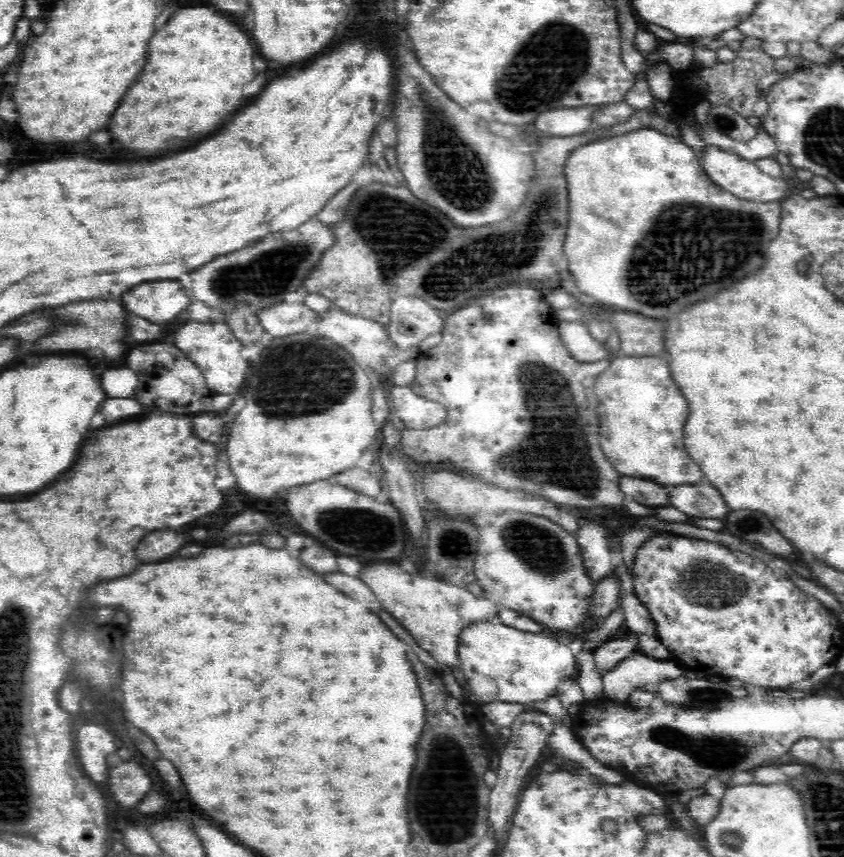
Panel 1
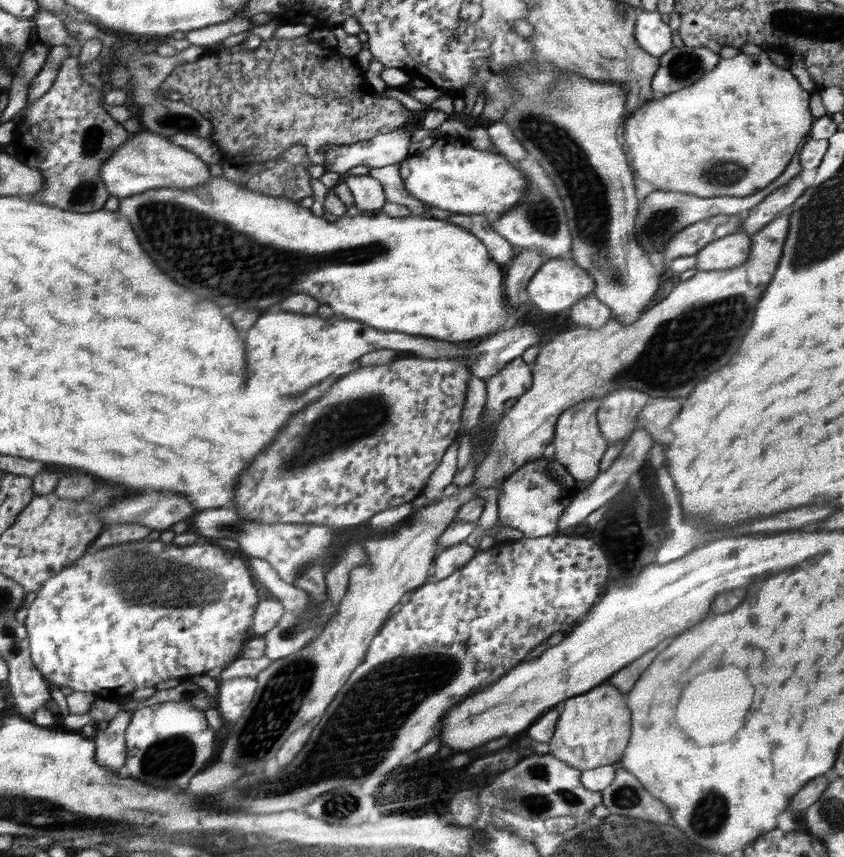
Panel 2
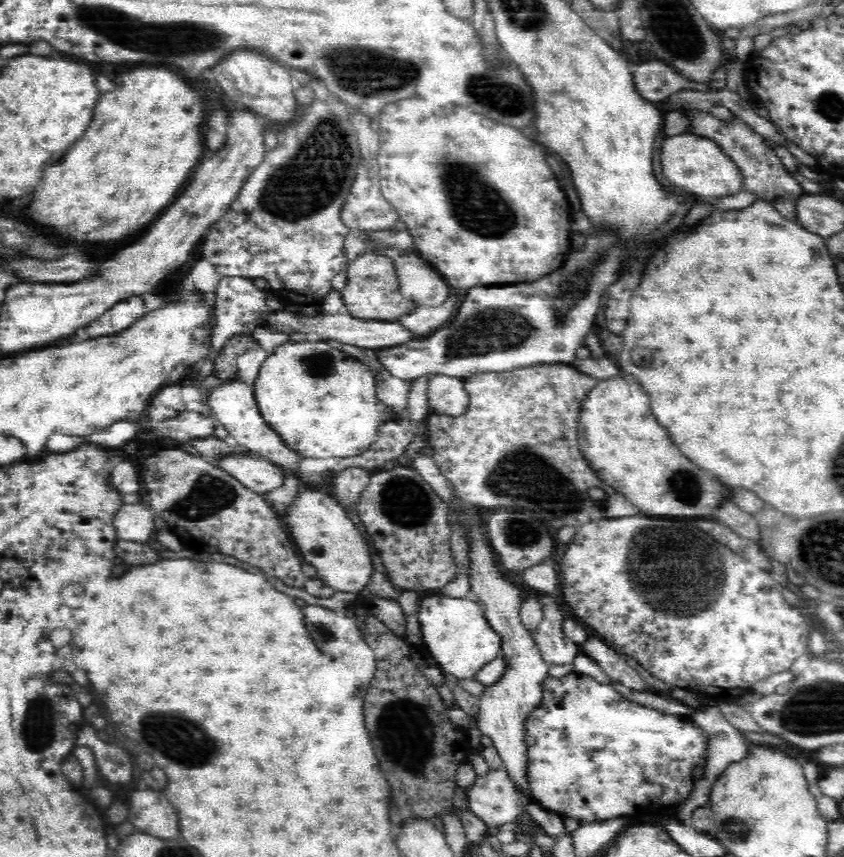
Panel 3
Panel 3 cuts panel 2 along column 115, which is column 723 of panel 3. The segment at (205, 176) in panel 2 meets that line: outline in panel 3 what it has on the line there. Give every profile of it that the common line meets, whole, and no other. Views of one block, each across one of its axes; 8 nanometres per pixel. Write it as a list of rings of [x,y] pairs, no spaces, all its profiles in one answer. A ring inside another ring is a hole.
[[[688,132],[664,138],[660,148],[662,174],[686,194],[698,195],[704,200],[736,194],[741,178],[735,164],[729,162],[720,147],[708,138]]]

